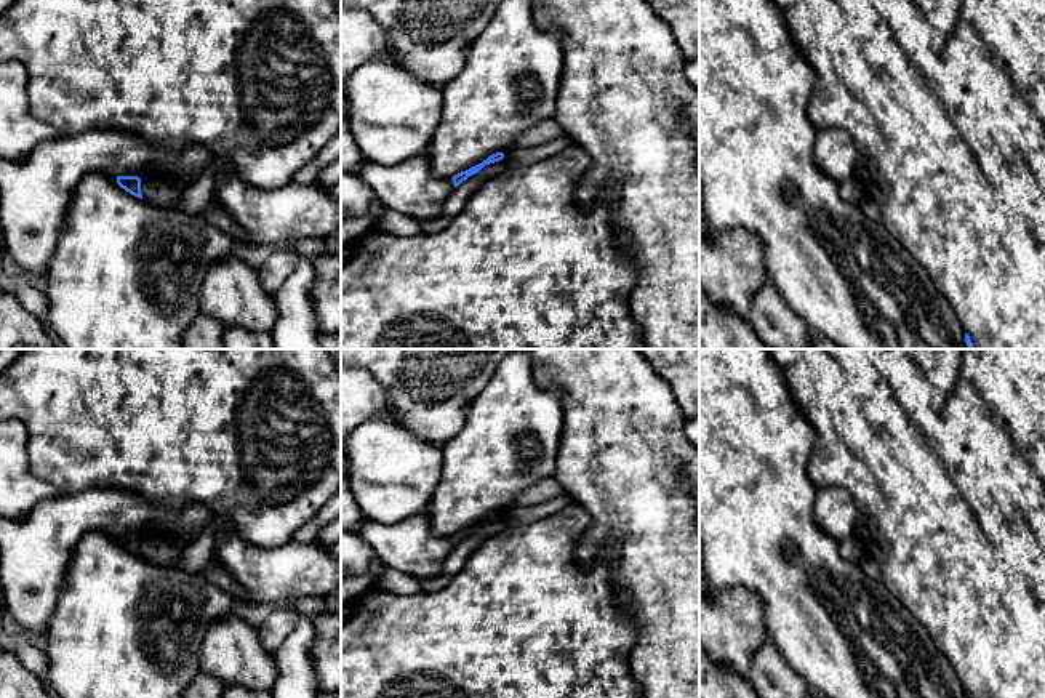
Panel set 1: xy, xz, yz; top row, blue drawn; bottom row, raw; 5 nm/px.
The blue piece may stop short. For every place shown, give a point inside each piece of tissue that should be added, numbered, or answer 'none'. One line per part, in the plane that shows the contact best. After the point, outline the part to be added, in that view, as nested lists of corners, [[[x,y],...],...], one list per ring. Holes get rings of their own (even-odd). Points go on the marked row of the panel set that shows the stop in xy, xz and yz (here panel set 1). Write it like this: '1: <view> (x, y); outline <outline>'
none

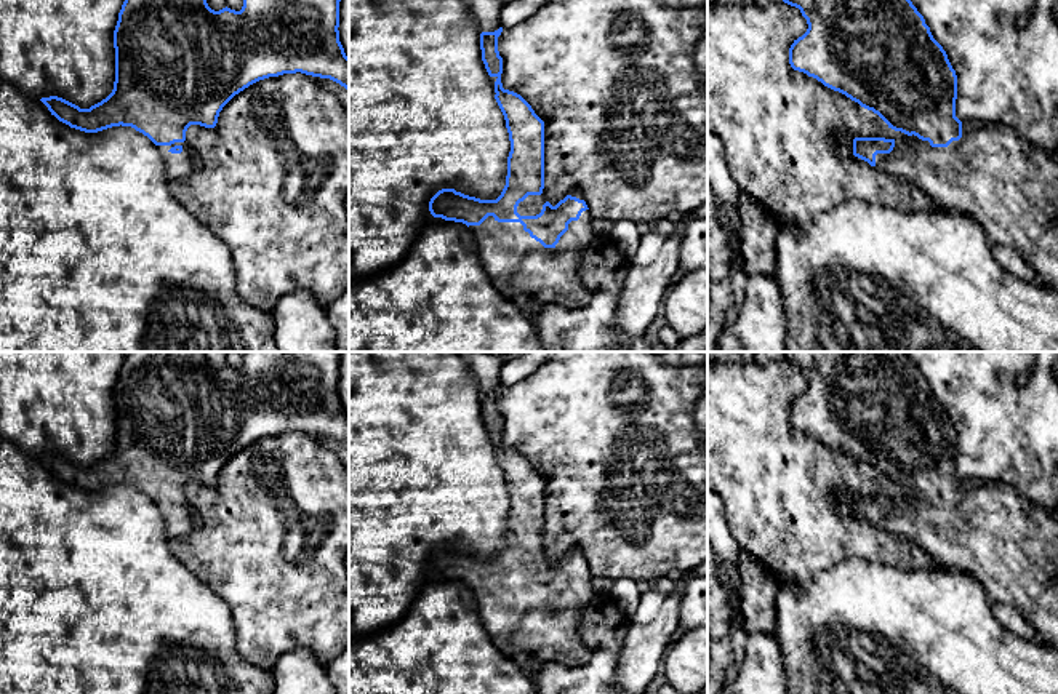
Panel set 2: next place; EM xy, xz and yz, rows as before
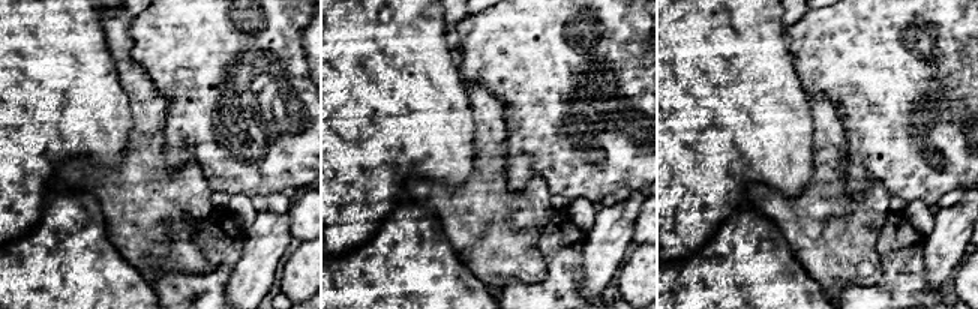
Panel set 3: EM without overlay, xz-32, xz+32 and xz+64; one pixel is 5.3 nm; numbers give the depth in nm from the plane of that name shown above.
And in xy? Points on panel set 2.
1: xy (178, 165); outline [[[187,141],[174,142],[171,146],[157,146],[157,149],[166,166],[166,176],[170,181],[189,176],[198,163],[195,152]]]

